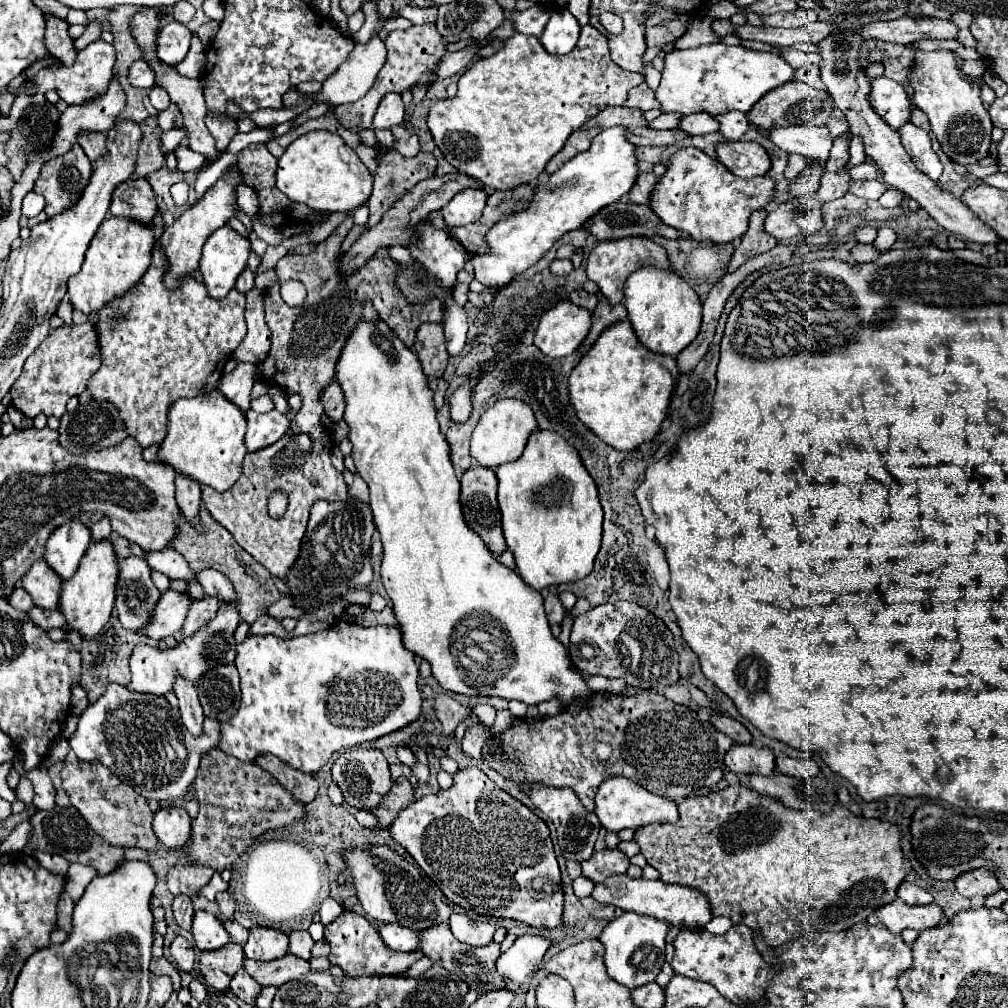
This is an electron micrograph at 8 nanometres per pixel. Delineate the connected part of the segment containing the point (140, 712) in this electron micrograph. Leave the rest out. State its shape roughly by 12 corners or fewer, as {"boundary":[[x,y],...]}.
{"boundary":[[108,685],[70,747],[158,803],[182,799],[220,727]]}

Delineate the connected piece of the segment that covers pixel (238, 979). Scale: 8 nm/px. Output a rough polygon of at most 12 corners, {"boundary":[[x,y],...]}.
{"boundary":[[238,969],[230,991],[252,1007],[262,989]]}

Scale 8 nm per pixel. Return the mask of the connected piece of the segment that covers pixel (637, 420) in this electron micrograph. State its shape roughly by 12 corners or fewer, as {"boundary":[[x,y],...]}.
{"boundary":[[630,321],[568,377],[578,419],[632,451],[668,415],[678,369]]}

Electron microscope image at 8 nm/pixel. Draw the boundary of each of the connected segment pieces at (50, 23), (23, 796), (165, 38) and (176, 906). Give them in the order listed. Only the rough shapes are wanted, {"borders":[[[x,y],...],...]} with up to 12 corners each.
{"borders":[[[48,13],[44,43],[64,65],[76,59],[68,23]],[[26,775],[20,777],[18,799],[30,805],[34,797],[32,783]],[[170,21],[158,31],[158,57],[178,65],[192,33]],[[184,895],[172,901],[176,923],[190,931],[194,917],[192,899]]]}

